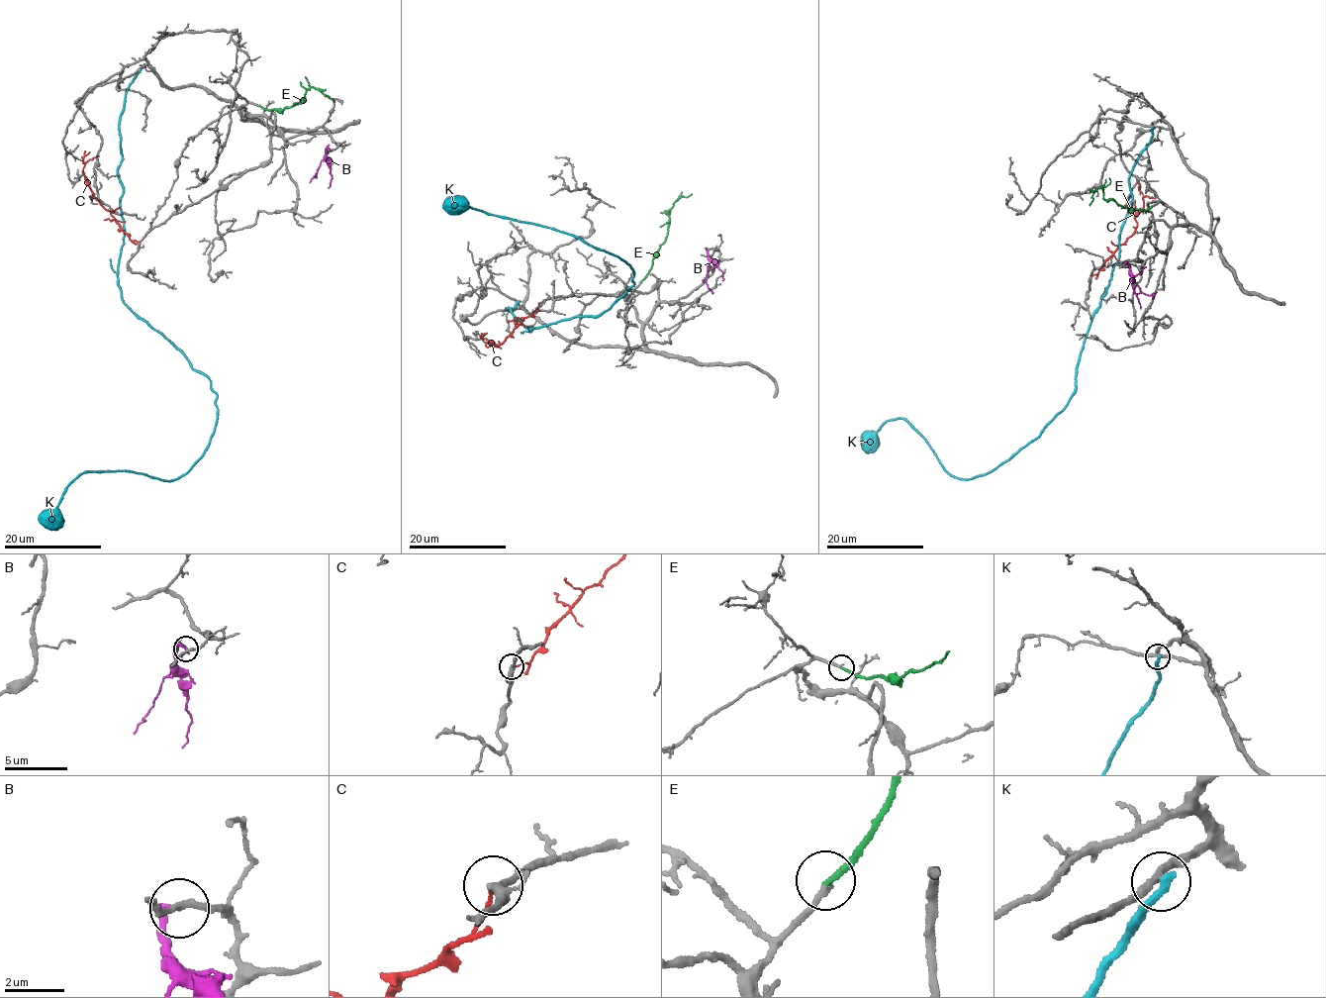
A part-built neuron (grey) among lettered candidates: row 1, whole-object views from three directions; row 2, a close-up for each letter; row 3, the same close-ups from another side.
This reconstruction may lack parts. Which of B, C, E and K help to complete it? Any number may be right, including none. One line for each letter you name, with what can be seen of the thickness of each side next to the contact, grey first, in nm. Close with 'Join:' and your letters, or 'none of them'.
E: 190/200 nm
Join: E

